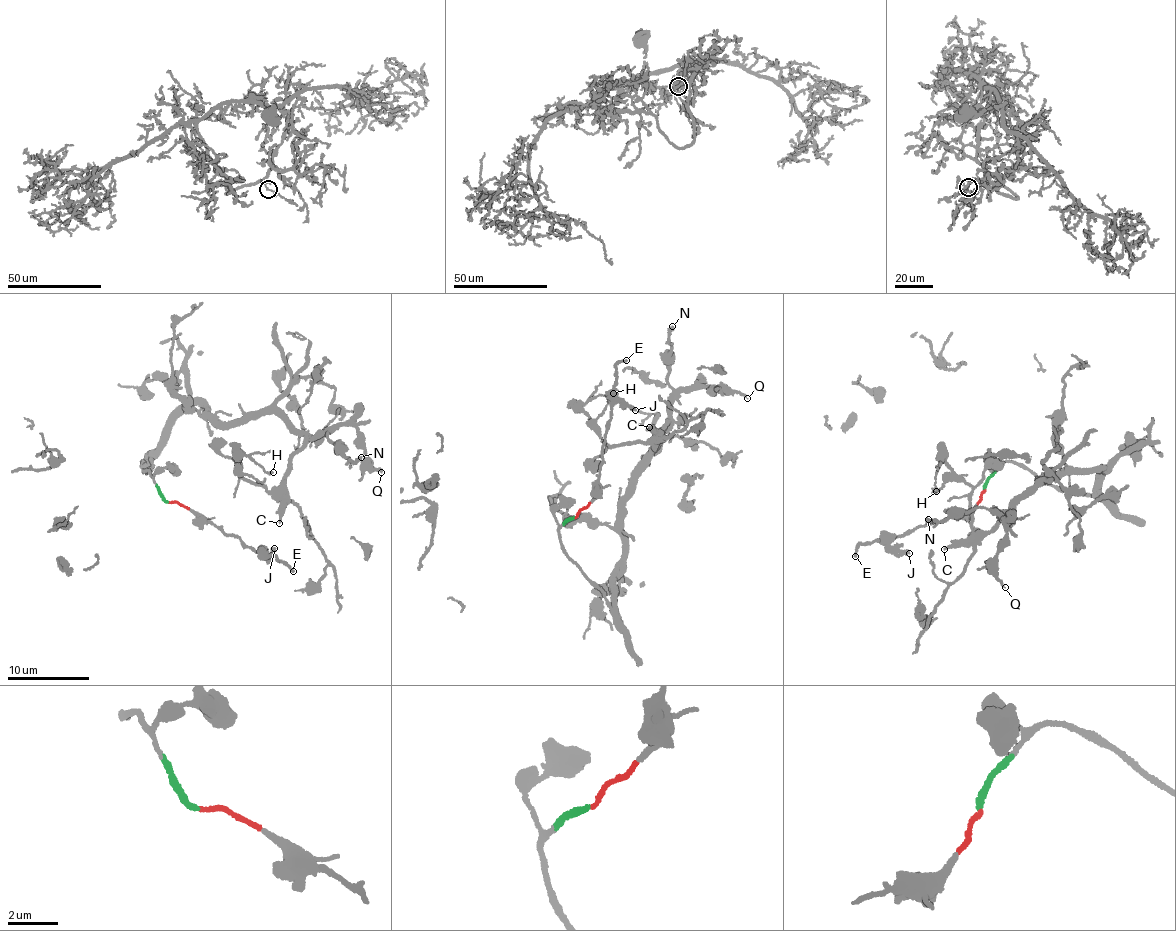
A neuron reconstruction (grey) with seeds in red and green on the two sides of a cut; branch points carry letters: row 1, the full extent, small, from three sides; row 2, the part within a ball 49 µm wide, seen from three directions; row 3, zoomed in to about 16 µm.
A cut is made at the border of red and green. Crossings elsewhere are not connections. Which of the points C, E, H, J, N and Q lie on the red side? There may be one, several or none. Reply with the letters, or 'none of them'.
E, J

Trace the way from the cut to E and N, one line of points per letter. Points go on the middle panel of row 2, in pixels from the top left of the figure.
E: (575, 517), (596, 494), (616, 379), (616, 365), (626, 360)
N: (573, 518), (560, 527), (563, 552), (611, 607), (624, 554), (622, 509), (669, 416), (673, 326)

